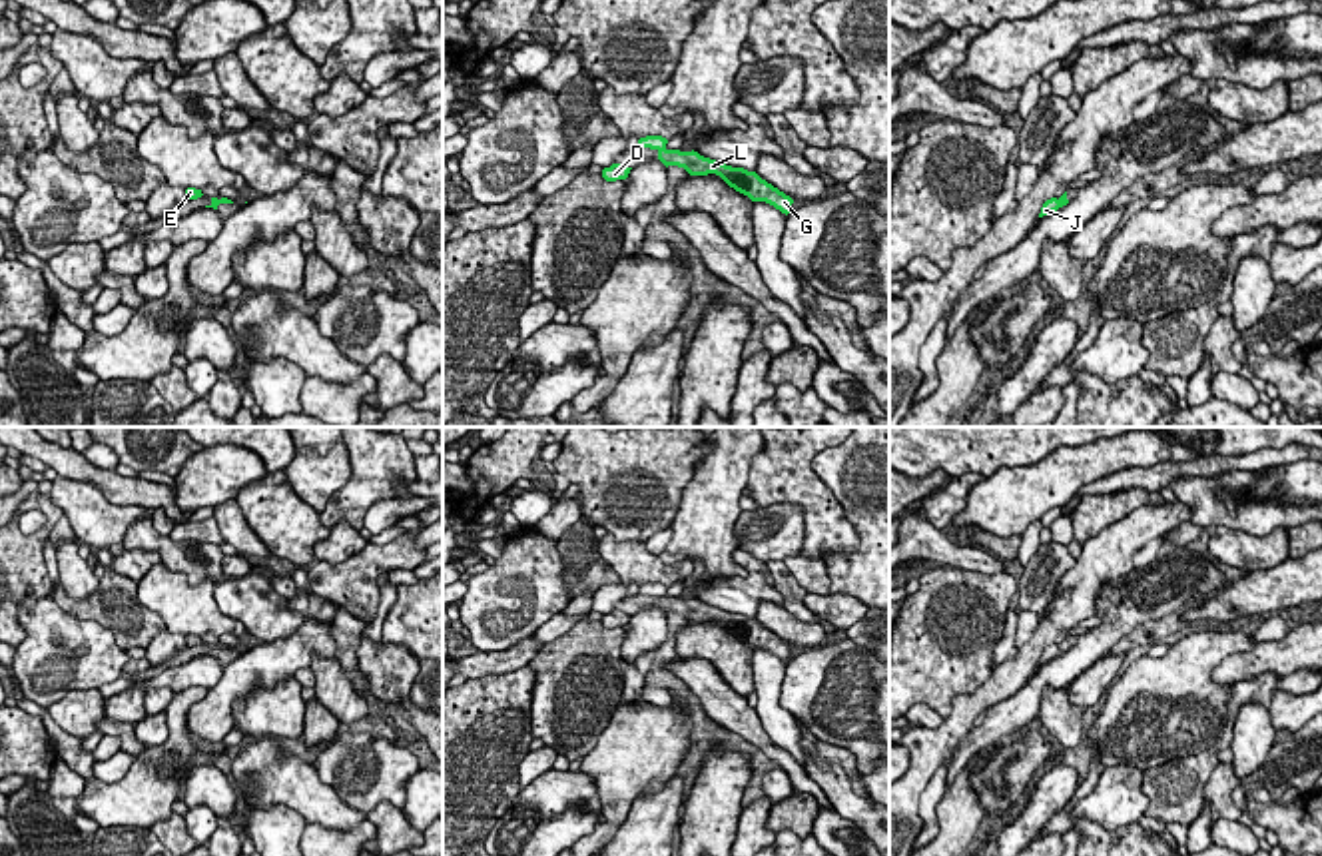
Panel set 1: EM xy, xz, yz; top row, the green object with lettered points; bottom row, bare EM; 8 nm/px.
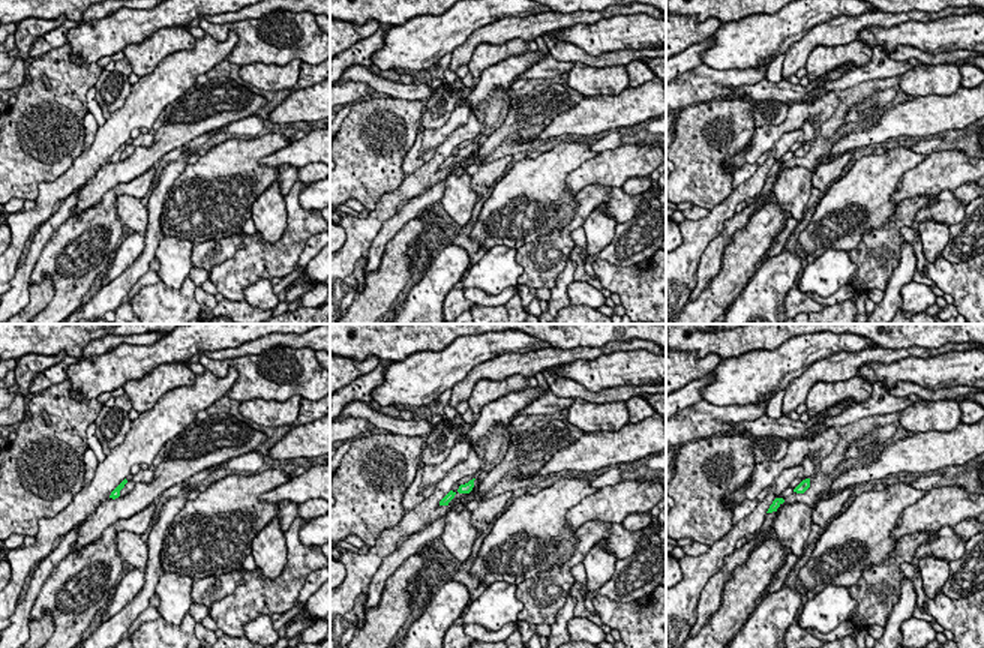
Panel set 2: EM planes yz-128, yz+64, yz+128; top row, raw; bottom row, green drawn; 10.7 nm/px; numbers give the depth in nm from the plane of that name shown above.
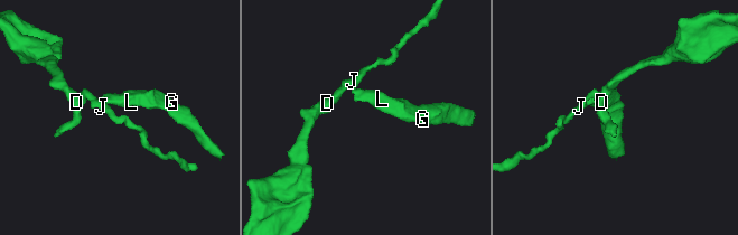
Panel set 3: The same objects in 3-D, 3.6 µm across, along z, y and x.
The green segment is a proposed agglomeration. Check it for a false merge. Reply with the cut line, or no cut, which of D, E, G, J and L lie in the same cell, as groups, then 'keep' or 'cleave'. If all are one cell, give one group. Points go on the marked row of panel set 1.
xz (659, 148), (664, 150) | D E J / G L | cleave

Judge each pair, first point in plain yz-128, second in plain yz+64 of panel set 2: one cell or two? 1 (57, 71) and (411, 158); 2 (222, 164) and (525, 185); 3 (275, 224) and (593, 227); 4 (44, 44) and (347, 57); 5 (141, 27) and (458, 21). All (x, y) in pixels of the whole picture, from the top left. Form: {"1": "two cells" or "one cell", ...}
{"1": "two cells", "2": "one cell", "3": "one cell", "4": "one cell", "5": "one cell"}

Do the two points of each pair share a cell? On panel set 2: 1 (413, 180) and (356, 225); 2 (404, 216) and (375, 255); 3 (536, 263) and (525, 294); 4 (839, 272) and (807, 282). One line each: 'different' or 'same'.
1: same
2: same
3: different
4: same

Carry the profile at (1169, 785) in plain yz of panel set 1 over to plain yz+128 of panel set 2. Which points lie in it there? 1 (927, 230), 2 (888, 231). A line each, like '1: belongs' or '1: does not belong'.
1: does not belong
2: belongs

